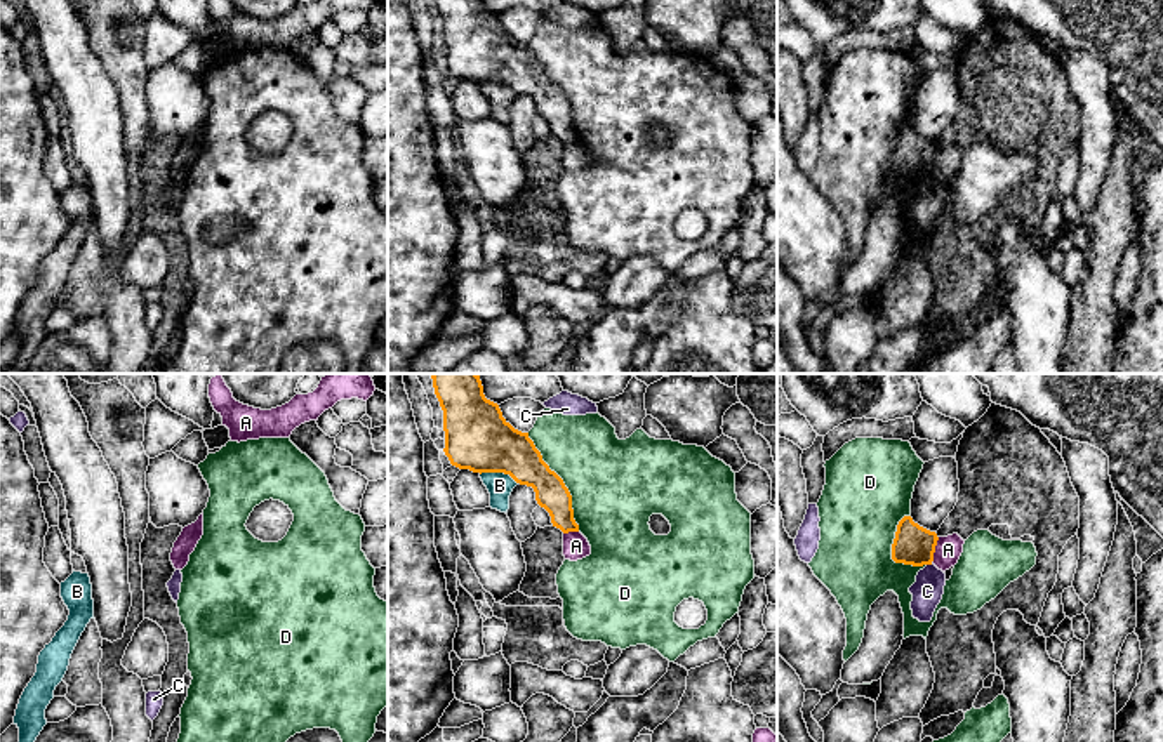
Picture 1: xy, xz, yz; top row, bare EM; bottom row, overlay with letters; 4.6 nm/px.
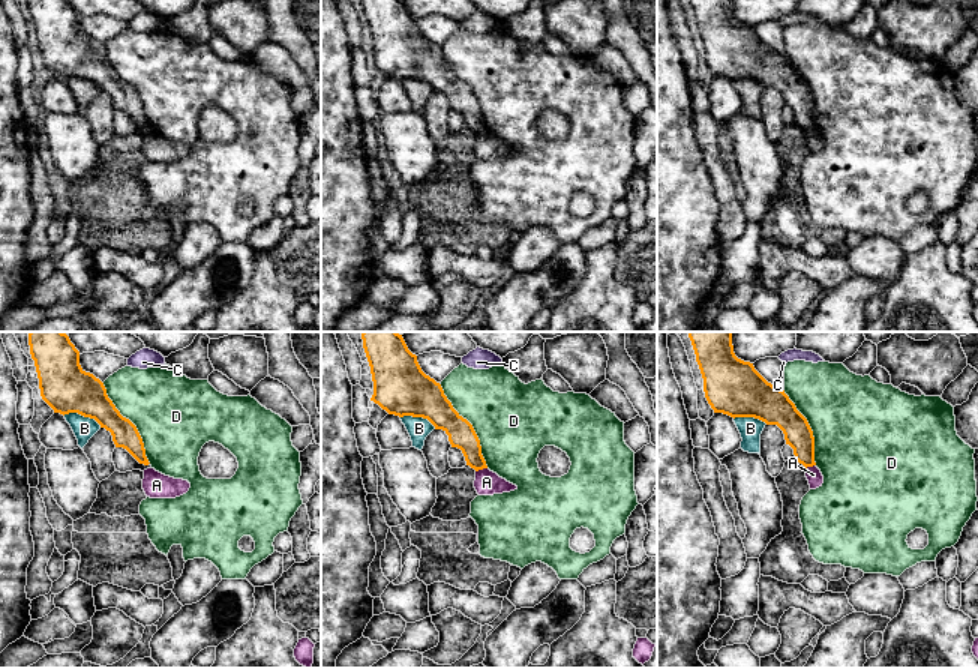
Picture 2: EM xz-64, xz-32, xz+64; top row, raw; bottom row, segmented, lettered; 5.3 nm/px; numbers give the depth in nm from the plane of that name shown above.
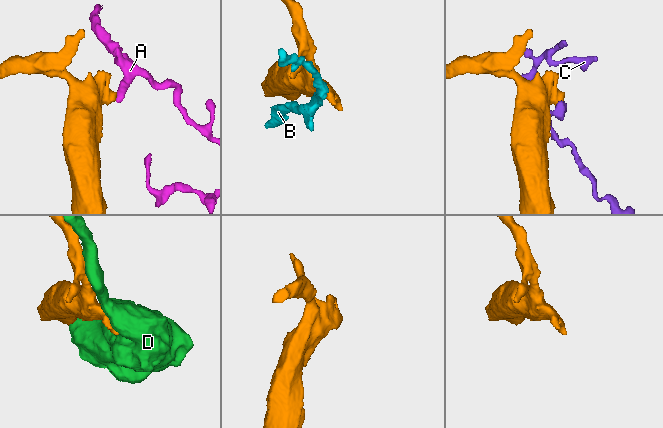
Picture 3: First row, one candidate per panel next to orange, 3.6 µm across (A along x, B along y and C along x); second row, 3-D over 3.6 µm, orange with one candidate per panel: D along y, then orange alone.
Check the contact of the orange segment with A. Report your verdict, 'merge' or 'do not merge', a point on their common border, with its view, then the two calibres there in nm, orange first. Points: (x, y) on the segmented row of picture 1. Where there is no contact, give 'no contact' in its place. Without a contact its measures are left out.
do not merge | yz (934, 549) | 190/120 nm

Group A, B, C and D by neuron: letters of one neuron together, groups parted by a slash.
A / B / C / D

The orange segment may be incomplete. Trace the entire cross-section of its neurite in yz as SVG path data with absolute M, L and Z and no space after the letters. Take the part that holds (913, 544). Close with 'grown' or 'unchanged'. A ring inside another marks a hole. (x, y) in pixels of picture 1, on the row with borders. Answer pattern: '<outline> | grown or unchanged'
M904 516L897 525L892 560L913 566L932 565L937 540L935 532L920 527L911 516Z | unchanged

